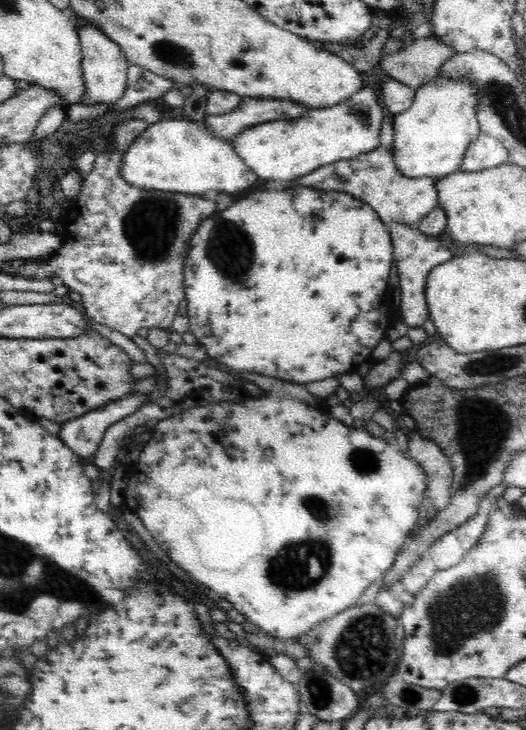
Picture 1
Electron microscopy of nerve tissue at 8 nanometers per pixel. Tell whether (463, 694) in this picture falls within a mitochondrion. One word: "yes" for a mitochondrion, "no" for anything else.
yes

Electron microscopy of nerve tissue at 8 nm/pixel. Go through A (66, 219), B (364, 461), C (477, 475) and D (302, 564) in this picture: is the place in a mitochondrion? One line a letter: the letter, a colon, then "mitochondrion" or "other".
A: other
B: mitochondrion
C: mitochondrion
D: mitochondrion

